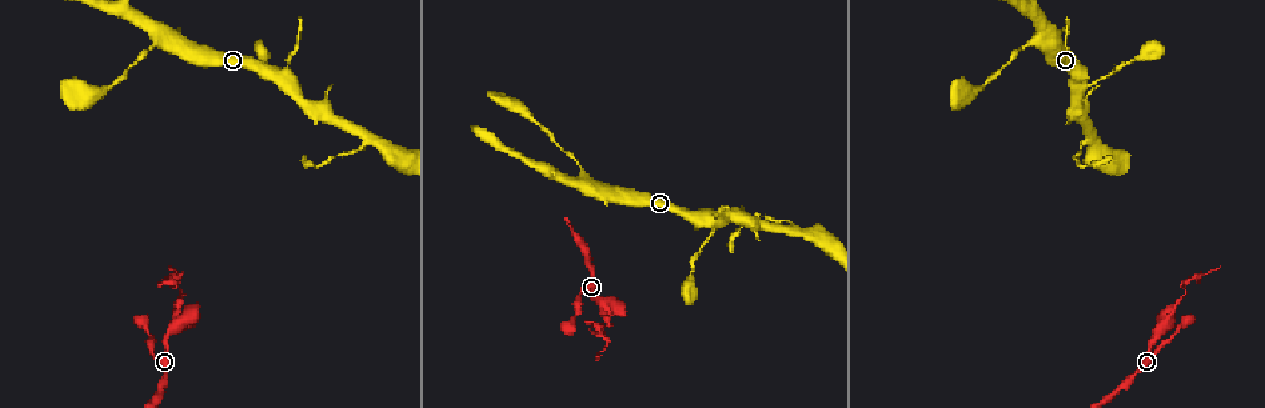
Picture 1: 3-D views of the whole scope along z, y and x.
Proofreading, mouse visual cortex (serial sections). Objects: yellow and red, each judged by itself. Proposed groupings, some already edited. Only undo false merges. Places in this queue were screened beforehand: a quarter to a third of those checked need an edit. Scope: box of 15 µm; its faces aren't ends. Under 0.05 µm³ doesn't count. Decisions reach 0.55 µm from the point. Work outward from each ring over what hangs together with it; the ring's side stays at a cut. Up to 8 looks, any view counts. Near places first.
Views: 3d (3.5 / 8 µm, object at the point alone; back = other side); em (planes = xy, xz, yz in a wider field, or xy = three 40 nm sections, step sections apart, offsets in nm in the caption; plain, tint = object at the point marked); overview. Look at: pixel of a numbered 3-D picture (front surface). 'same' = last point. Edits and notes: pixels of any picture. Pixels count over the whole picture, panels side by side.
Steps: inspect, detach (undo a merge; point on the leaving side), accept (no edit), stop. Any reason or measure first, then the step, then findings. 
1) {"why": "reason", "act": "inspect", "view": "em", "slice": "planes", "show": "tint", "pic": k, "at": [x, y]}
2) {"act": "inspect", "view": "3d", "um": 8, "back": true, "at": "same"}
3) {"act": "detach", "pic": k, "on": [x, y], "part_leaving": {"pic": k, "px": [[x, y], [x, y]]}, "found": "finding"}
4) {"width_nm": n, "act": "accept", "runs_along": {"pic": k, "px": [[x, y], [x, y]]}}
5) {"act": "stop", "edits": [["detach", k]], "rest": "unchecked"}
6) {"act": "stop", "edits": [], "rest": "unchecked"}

{"why": "two arms in line, one across", "act": "inspect", "view": "3d", "um": 3.5, "pic": 1, "at": [289, 83]}

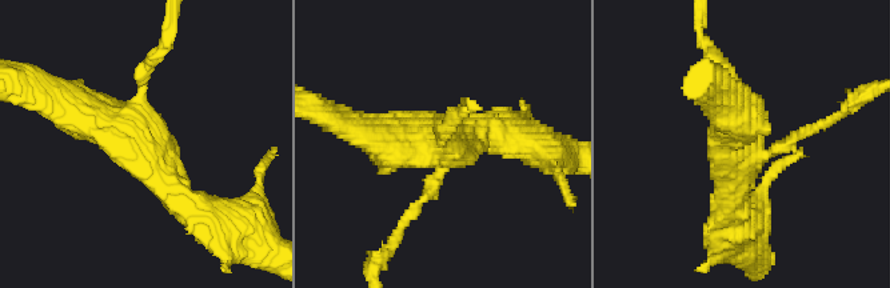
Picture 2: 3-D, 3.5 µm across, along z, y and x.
{"why": "now the EM", "act": "inspect", "view": "em", "slice": "xy", "step": 2, "show": "tint", "pic": 2, "at": [141, 146]}

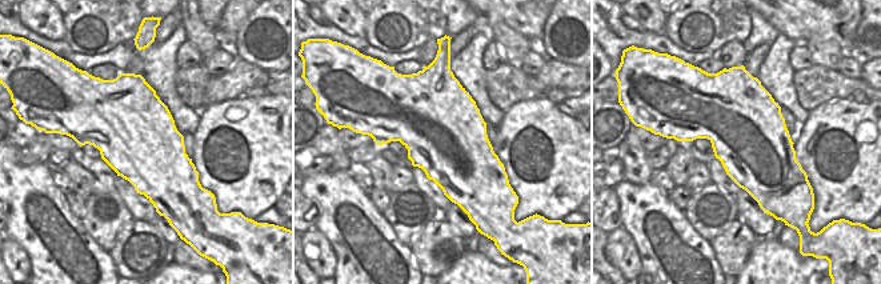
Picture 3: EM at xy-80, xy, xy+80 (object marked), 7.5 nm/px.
{"act": "accept", "runs_along": {"pic": 2, "px": [[67, 103], [124, 127], [202, 214]]}, "found": "all the same cell"}

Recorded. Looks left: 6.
{"why": "abrupt turn", "act": "inspect", "view": "3d", "um": 3.5, "pic": 1, "at": [1089, 136]}

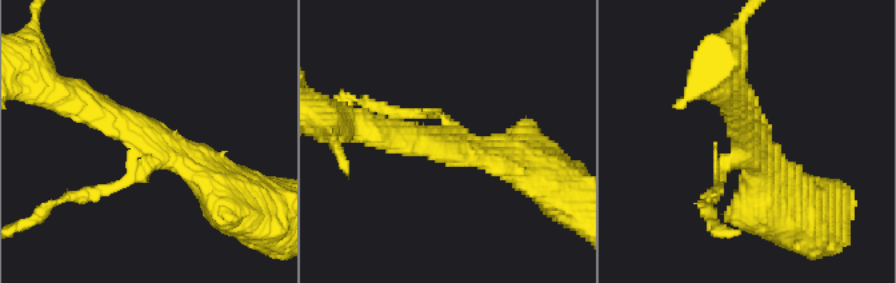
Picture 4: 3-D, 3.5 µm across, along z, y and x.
{"arms": 3, "arm_widths_nm": [100, 350, 350], "why": "now the EM", "act": "inspect", "view": "em", "slice": "xy", "step": 1, "show": "tint", "pic": 4, "at": [451, 138]}

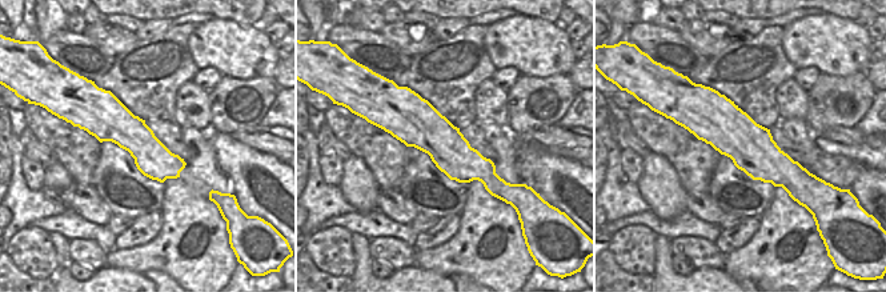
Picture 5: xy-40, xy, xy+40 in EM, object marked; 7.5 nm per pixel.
{"act": "detach", "pic": 4, "on": [394, 114], "part_leaving": {"pic": 4, "px": [[136, 176], [67, 196], [35, 218]]}, "found": "two cells meet here"}

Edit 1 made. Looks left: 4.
{"why": "thin neck", "act": "inspect", "view": "3d", "um": 3.5, "pic": 1, "at": [1183, 286]}

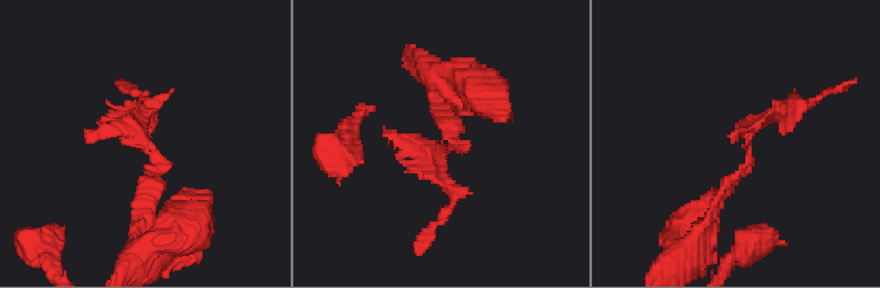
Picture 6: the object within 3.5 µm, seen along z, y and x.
{"act": "inspect", "view": "em", "slice": "xy", "step": 2, "show": "tint", "pic": 6, "at": [151, 146]}

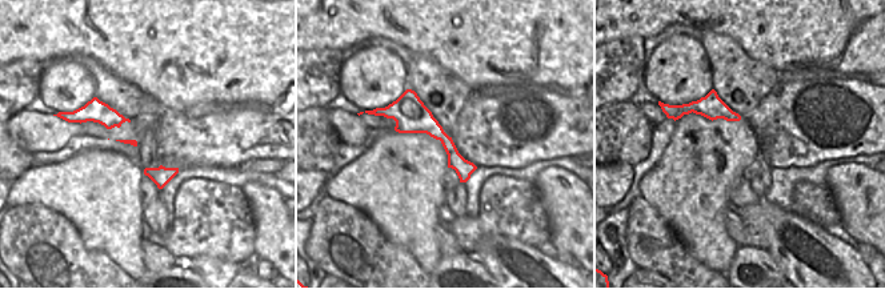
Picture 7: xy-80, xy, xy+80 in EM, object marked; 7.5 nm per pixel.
{"act": "accept", "runs_along": {"pic": 6, "px": [[706, 222], [750, 160], [746, 135], [798, 107]]}, "found": "all the same cell"}

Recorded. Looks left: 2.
{"act": "stop", "edits": [["detach", 4]], "rest": "unchecked"}

